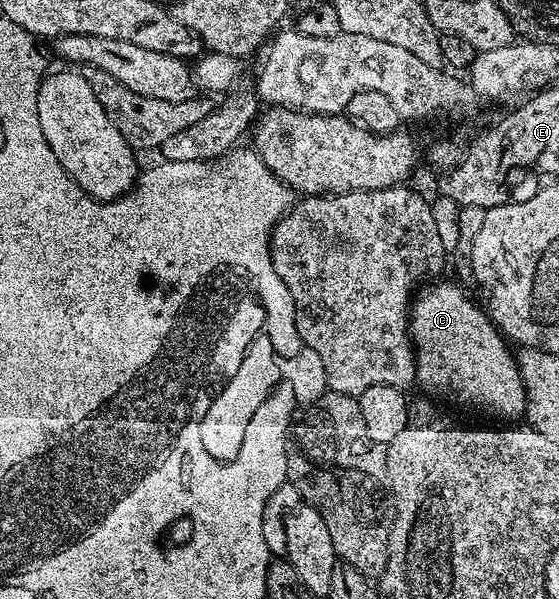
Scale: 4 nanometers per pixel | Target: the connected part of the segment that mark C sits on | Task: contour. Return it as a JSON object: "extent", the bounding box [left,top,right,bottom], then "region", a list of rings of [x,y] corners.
{"extent":[408,281,526,420],"region":[[[442,281],[427,285],[427,290],[423,289],[412,302],[408,329],[416,355],[417,385],[422,385],[427,390],[423,390],[427,395],[437,396],[439,399],[455,398],[456,401],[467,402],[470,406],[479,406],[498,418],[506,418],[502,420],[521,419],[526,413],[526,389],[522,384],[518,363],[512,350],[510,354],[511,347],[507,339],[498,333],[489,313],[479,303],[478,307],[460,287]]]}

